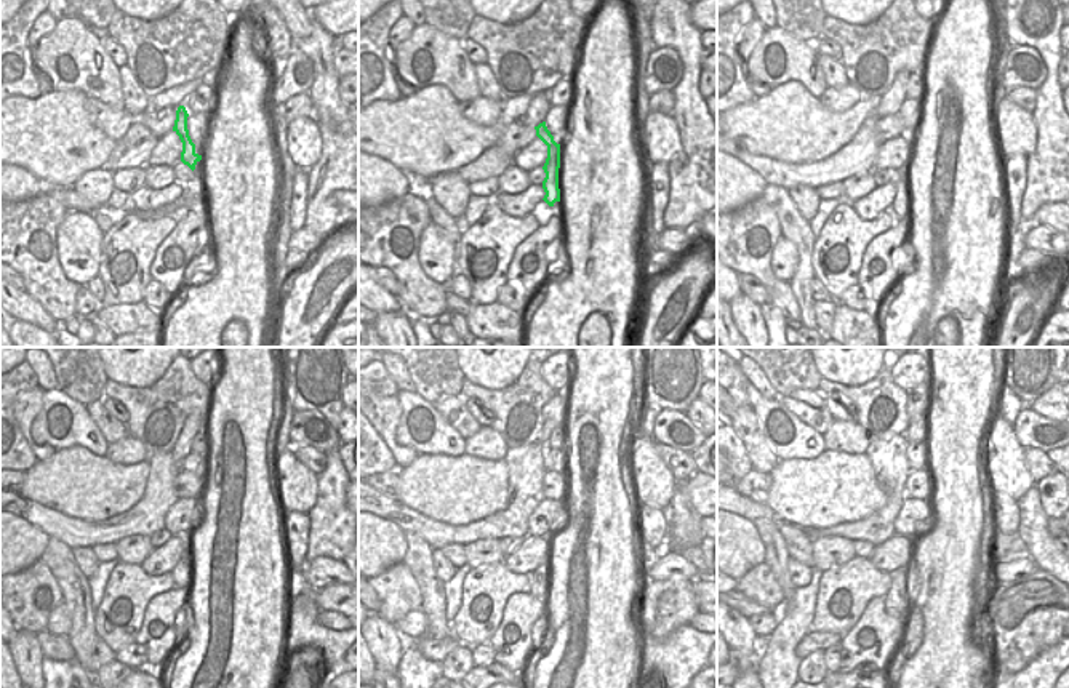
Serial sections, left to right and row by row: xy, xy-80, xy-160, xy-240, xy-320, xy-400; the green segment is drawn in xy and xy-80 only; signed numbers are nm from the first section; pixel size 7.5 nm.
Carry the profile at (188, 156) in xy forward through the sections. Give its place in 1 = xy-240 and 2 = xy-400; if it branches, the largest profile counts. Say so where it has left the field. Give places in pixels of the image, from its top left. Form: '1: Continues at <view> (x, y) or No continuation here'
1: Continues at xy-240 (181, 573)
2: Continues at xy-400 (896, 599).

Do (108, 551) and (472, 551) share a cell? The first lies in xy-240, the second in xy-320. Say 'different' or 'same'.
different

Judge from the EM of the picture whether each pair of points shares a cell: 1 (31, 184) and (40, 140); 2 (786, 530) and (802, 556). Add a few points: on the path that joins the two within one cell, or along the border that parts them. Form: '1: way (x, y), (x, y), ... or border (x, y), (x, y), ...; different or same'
1: border (16, 165), (48, 184); different
2: way (792, 536), (799, 549); same

